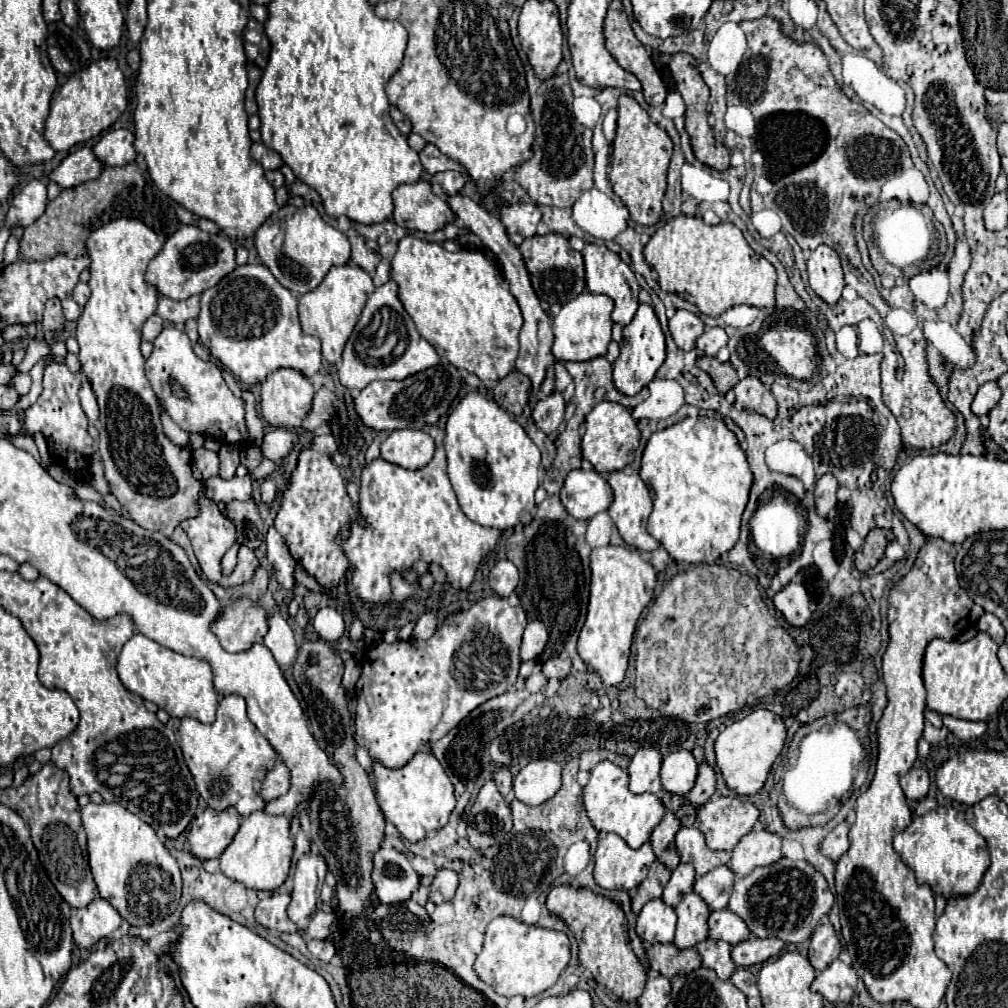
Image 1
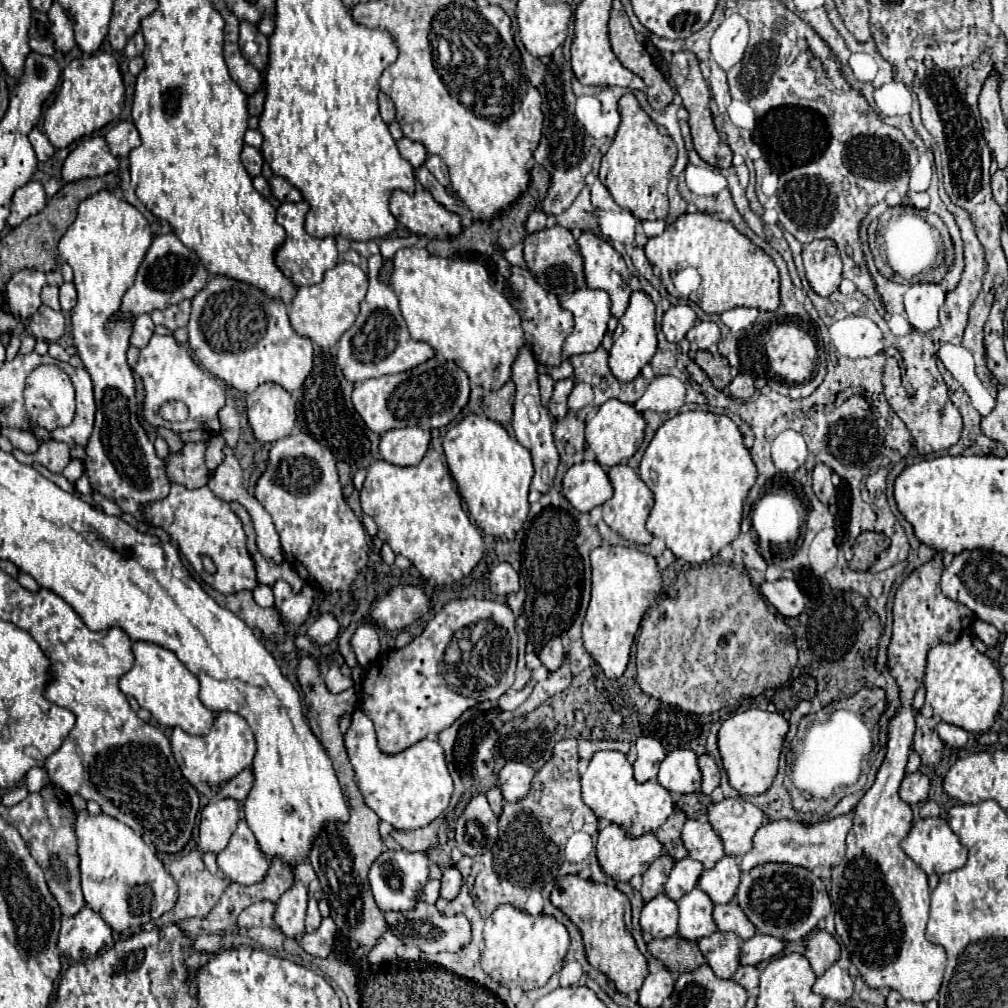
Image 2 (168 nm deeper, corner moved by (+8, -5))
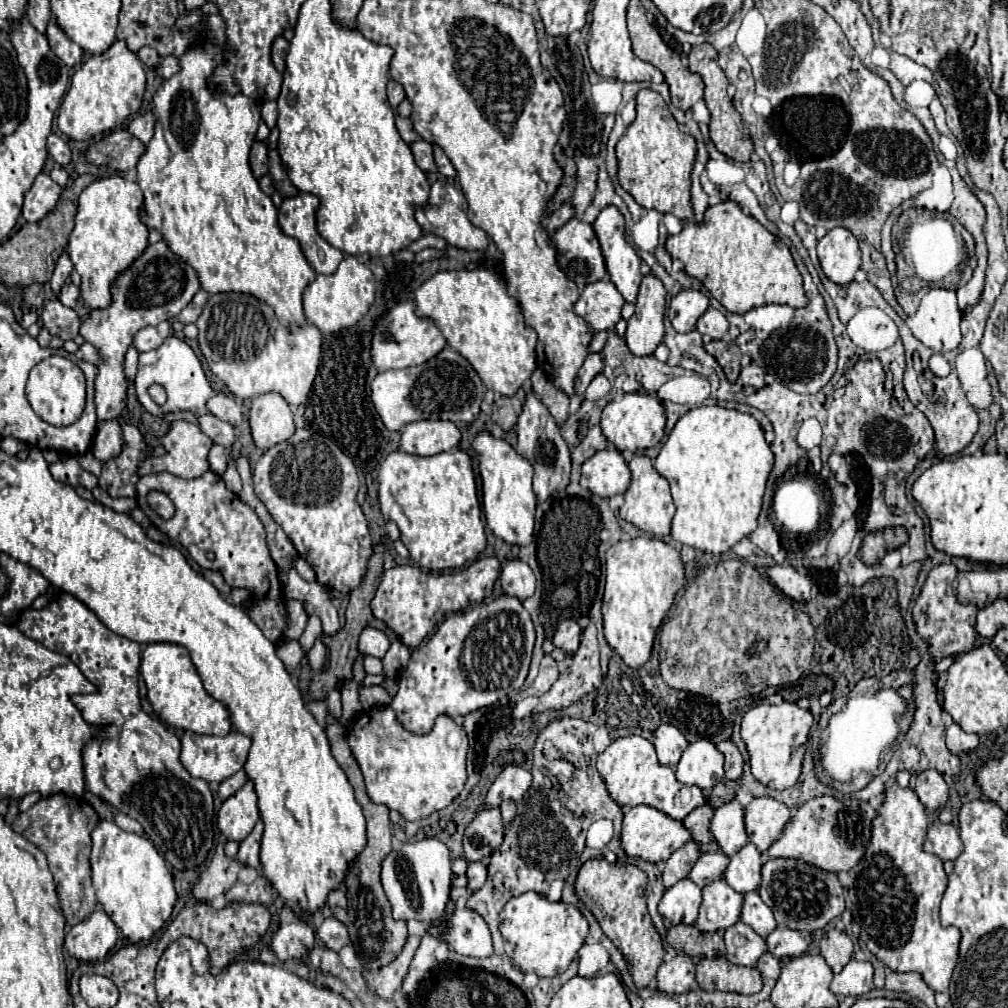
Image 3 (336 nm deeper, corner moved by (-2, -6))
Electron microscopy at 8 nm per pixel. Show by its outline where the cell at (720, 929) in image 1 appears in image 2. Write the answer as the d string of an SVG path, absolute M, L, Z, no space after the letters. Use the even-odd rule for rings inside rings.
M732 900L724 906L716 906L714 920L718 924L718 930L736 932L742 940L748 940L756 934L756 926L752 926L752 922L748 922L748 916L740 910L736 900Z

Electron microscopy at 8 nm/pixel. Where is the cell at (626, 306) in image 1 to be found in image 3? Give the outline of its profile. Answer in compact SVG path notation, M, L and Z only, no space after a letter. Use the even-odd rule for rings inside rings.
M606 207L600 211L592 227L600 241L610 281L622 293L626 303L636 303L638 287L642 281L642 259L636 255L632 245L624 241L624 217L616 207Z

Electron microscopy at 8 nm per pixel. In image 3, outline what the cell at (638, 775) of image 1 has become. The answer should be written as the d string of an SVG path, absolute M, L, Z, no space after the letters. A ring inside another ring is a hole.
M662 723L654 731L654 747L656 747L656 753L658 753L658 761L662 765L676 767L682 751L688 747L688 741L684 739L684 735L676 727Z

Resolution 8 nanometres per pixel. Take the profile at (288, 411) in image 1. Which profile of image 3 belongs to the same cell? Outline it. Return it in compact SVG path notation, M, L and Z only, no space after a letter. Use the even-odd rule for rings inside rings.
M264 393L252 399L250 427L254 443L260 449L270 449L294 435L294 413L280 393Z

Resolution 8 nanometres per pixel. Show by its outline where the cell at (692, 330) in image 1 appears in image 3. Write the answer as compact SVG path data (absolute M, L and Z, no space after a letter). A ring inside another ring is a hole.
M680 291L670 301L668 319L678 333L690 333L696 321L706 313L708 297L700 291Z

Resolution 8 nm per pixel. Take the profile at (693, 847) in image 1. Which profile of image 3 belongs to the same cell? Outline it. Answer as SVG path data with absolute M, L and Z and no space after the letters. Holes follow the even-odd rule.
M730 801L718 809L710 819L710 833L720 845L720 851L728 857L736 855L746 845L746 829L742 823L742 805Z

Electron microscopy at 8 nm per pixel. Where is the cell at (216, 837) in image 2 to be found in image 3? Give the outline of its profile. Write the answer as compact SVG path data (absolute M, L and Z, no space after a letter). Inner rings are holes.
M250 781L236 791L230 799L226 799L218 811L218 829L228 841L240 843L260 819L256 807L256 795Z

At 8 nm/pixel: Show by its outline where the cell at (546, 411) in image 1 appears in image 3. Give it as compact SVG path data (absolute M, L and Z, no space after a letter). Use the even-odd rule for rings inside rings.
M594 353L594 355L588 355L584 365L580 367L578 371L578 377L576 377L576 385L574 385L574 393L576 395L582 395L586 391L586 387L590 385L590 381L602 371L602 355L600 353Z

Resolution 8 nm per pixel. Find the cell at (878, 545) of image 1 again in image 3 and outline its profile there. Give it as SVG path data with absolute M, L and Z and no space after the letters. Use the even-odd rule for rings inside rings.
M876 531L876 533L866 535L862 549L860 549L860 555L862 555L860 559L862 559L864 565L878 563L886 553L888 553L888 547L886 547L886 541L884 541L884 531Z

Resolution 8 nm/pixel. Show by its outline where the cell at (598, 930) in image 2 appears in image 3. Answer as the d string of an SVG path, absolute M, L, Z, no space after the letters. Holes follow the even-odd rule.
M604 859L586 861L580 867L578 877L574 881L576 897L586 905L588 911L592 911L604 935L624 955L626 963L630 965L634 985L638 989L644 989L650 985L664 957L660 935L656 933L646 909L646 881L648 881L646 873L640 871L636 865L618 867Z

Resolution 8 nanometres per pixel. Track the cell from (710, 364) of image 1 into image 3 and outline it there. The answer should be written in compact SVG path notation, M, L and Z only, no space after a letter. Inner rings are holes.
M710 341L704 345L704 349L718 361L718 365L724 369L730 383L734 383L740 375L740 349L734 343L724 341Z

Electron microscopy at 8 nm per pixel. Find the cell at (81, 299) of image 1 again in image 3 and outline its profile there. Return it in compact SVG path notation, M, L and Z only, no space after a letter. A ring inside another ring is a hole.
M66 283L66 285L62 287L60 295L58 295L58 299L60 299L66 307L76 307L78 297L80 297L80 289L78 289L76 285L72 285L72 283Z

